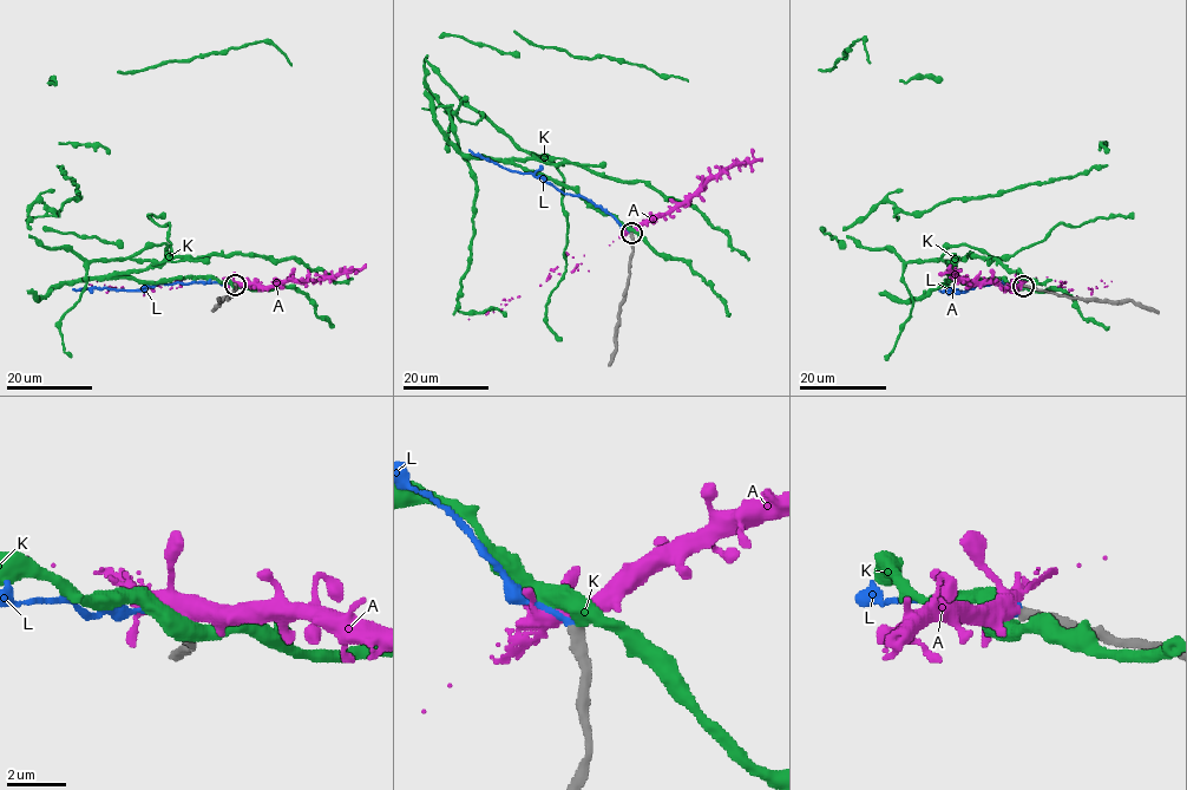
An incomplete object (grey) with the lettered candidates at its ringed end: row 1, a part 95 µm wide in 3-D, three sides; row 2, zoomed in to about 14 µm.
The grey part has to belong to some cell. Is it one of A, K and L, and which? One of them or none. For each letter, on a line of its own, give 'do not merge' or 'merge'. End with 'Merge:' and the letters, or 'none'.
A: do not merge
K: do not merge
L: do not merge
Merge: none

